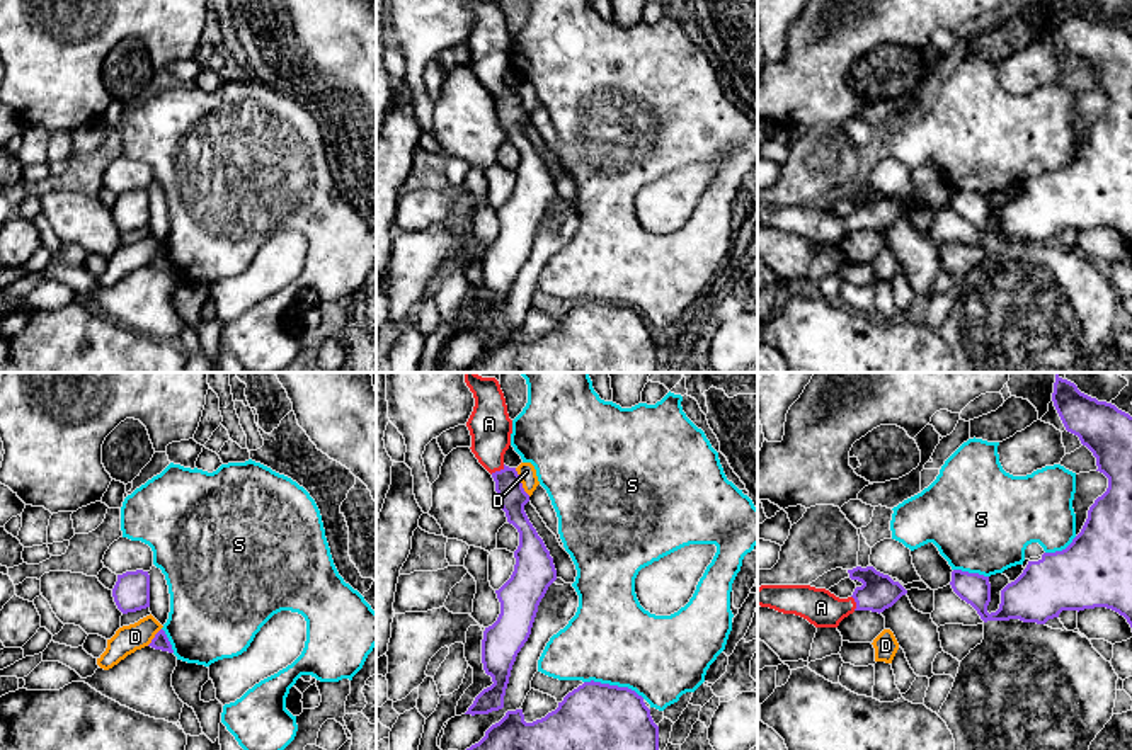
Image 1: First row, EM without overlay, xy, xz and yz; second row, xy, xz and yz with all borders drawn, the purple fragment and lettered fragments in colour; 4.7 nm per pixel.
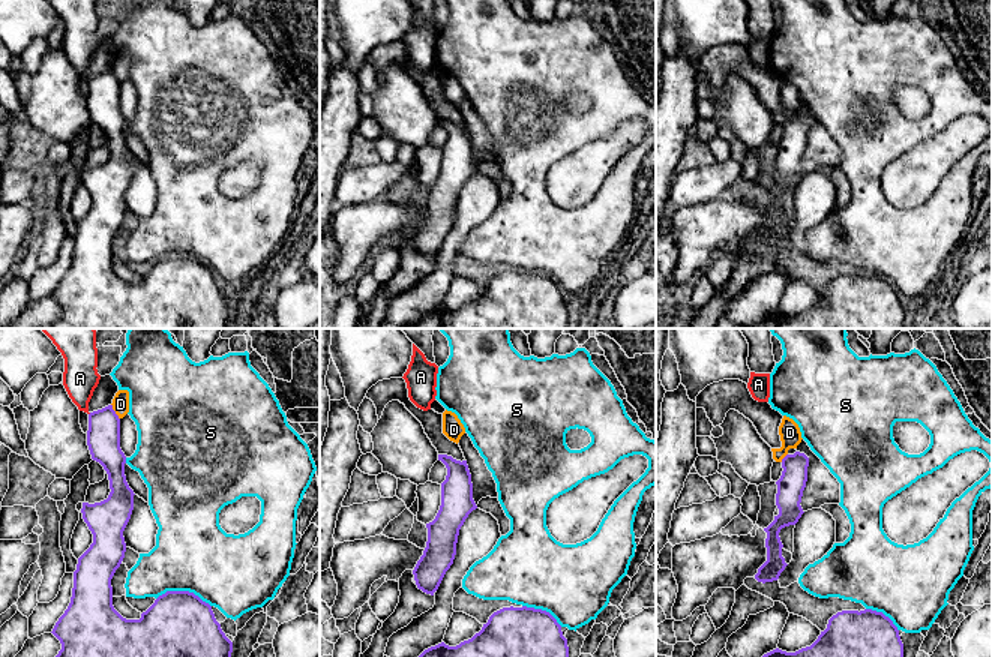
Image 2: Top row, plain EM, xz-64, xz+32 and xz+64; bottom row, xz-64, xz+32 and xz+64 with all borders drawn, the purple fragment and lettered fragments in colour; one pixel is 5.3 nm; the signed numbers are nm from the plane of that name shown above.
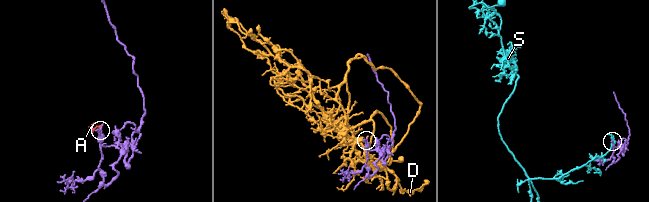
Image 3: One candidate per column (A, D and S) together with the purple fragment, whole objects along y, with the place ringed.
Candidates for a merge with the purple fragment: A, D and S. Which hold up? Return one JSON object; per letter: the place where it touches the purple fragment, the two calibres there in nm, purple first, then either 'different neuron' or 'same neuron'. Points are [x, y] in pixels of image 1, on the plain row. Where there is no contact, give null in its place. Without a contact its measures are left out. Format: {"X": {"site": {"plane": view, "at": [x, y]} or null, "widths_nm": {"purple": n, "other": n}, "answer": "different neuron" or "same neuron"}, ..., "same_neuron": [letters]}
{"A": {"site": {"plane": "xz", "at": [497, 90]}, "widths_nm": {"purple": 130, "other": 200}, "answer": "same neuron"}, "D": {"site": {"plane": "xz", "at": [520, 101]}, "widths_nm": {"purple": 130, "other": 90}, "answer": "different neuron"}, "S": {"site": {"plane": "xz", "at": [615, 305]}, "widths_nm": {"purple": 500, "other": 420}, "answer": "different neuron"}, "same_neuron": ["A"]}

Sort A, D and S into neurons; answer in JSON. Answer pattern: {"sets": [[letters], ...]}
{"sets": [["A"], ["D"], ["S"]]}

